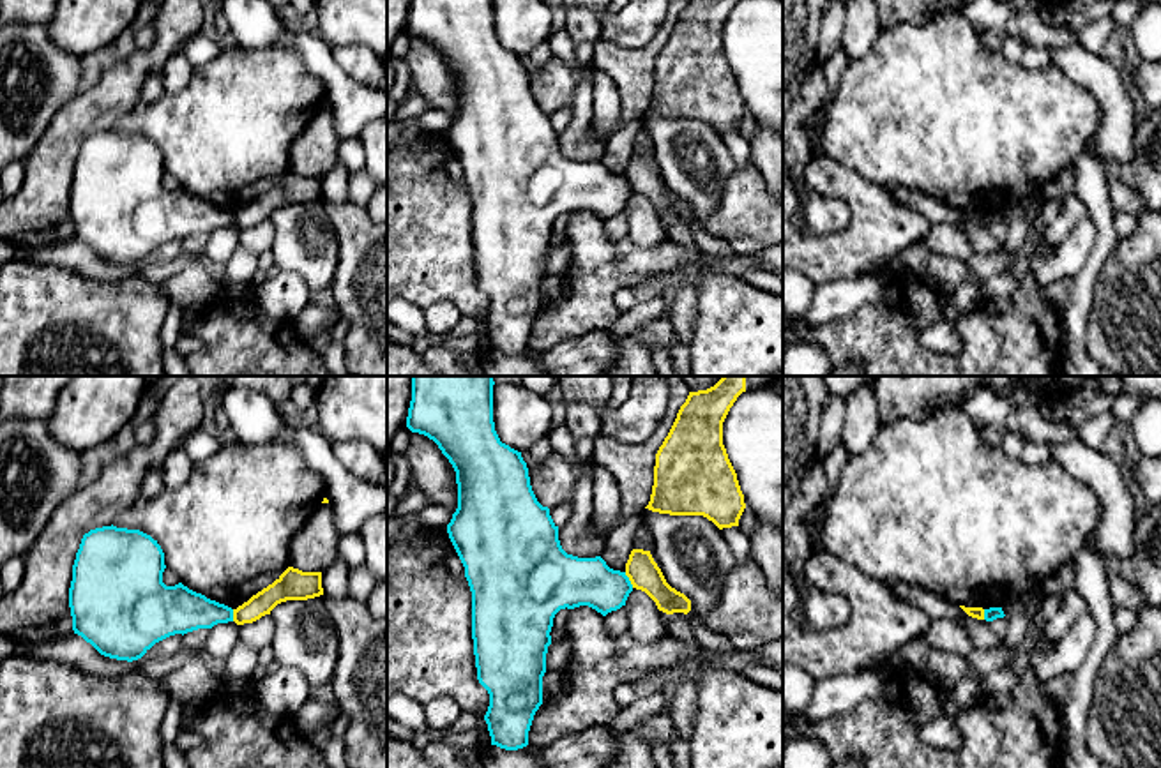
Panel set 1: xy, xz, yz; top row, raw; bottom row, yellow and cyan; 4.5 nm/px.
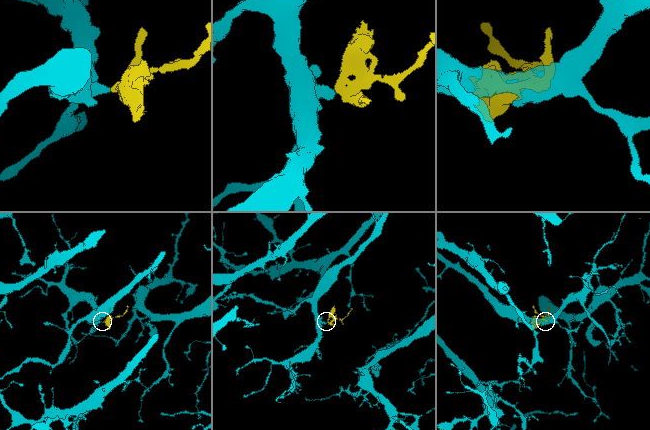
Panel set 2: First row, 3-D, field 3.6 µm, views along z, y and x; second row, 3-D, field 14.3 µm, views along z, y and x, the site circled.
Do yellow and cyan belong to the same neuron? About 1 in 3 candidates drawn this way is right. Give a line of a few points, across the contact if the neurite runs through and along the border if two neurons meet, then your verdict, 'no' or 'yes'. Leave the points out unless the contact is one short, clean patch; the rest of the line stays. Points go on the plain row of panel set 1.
line xz (624, 177), (633, 191); no

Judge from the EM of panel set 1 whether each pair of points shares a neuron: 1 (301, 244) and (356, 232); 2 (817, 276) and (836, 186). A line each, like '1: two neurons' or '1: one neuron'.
1: two neurons
2: one neuron

